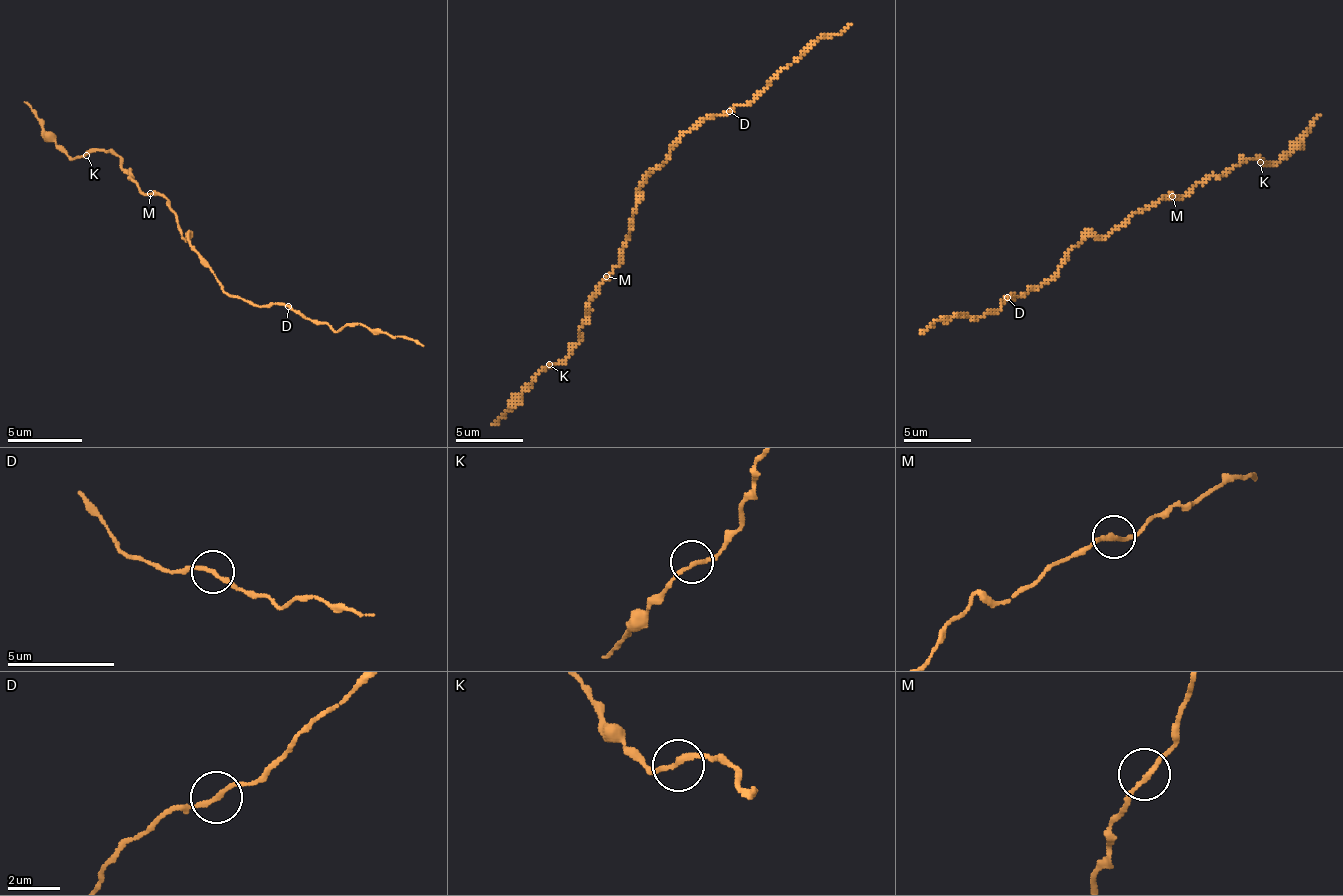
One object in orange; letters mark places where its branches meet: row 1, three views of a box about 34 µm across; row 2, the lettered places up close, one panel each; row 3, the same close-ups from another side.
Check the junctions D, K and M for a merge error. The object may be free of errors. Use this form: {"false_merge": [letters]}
{"false_merge": []}

